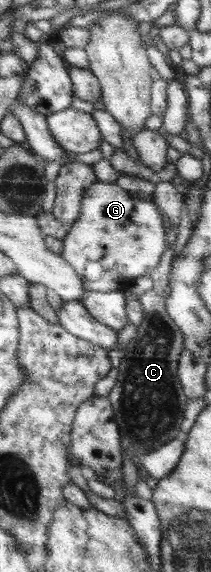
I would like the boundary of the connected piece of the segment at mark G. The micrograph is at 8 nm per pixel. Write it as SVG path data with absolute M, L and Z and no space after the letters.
M101 180L94 182L84 191L79 217L68 228L63 242L61 256L73 266L77 275L84 281L86 292L112 292L123 290L137 278L149 276L156 268L161 254L165 252L167 223L157 206L147 200L137 200L123 188L106 184Z

